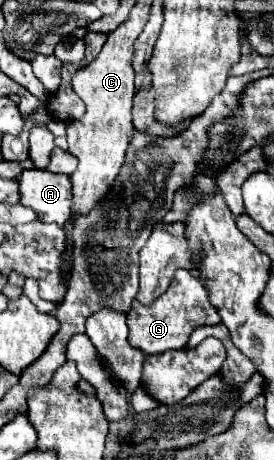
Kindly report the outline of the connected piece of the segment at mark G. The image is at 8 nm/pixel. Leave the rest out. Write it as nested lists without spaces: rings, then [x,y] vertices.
[[[178,270],[170,282],[170,288],[154,300],[150,306],[132,302],[132,310],[128,312],[128,328],[130,328],[130,344],[140,348],[144,354],[160,354],[166,350],[180,350],[186,346],[194,328],[204,324],[218,324],[220,316],[216,308],[206,300],[206,288],[194,280],[188,270]]]

